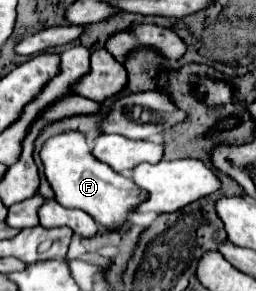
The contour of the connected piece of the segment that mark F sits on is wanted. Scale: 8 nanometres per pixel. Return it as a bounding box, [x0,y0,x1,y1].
[40,131,146,229]

